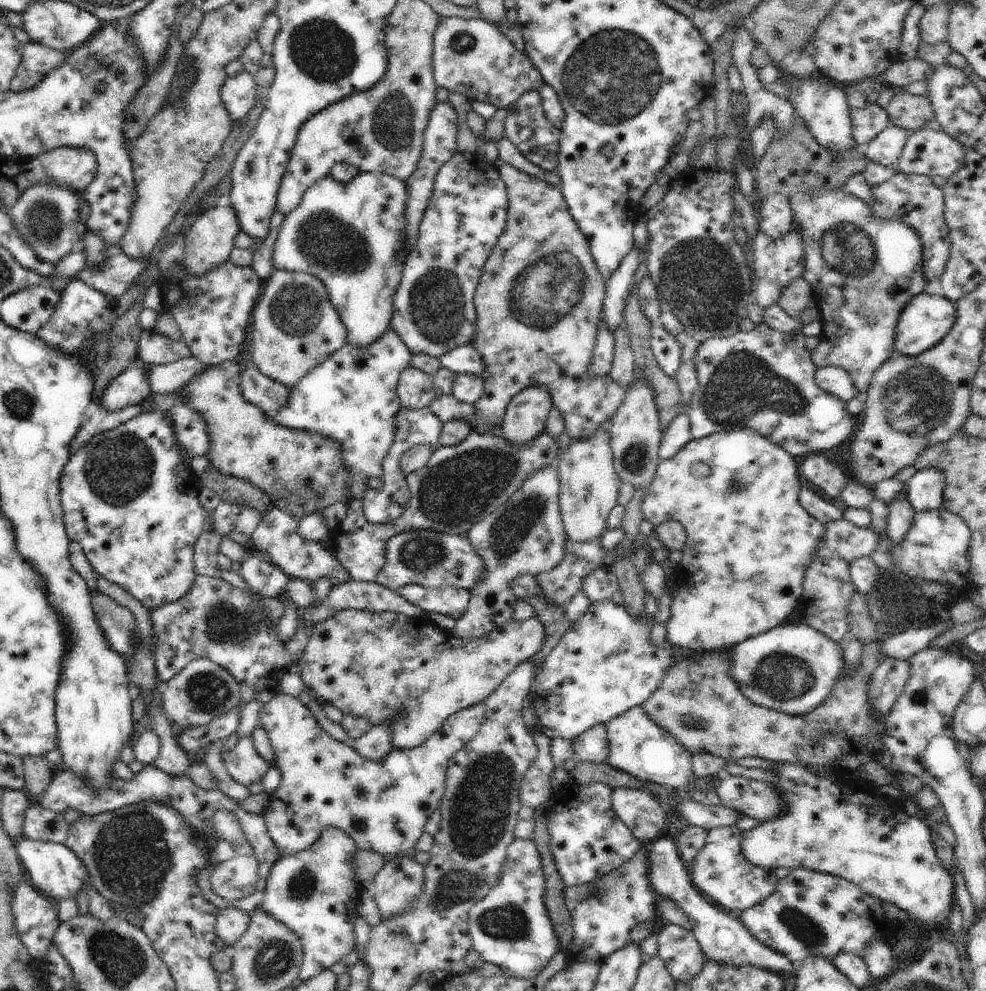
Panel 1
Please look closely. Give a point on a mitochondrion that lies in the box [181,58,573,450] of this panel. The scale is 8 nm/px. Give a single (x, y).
(324, 236)

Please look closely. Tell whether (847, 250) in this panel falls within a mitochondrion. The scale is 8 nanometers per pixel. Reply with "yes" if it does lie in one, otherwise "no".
yes

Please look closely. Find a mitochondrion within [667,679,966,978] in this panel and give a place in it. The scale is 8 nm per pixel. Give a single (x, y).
(806, 931)

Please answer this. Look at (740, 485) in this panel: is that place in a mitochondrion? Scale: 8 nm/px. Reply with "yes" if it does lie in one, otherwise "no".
yes

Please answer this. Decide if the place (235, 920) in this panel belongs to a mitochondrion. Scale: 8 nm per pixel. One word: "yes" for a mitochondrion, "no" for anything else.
no

